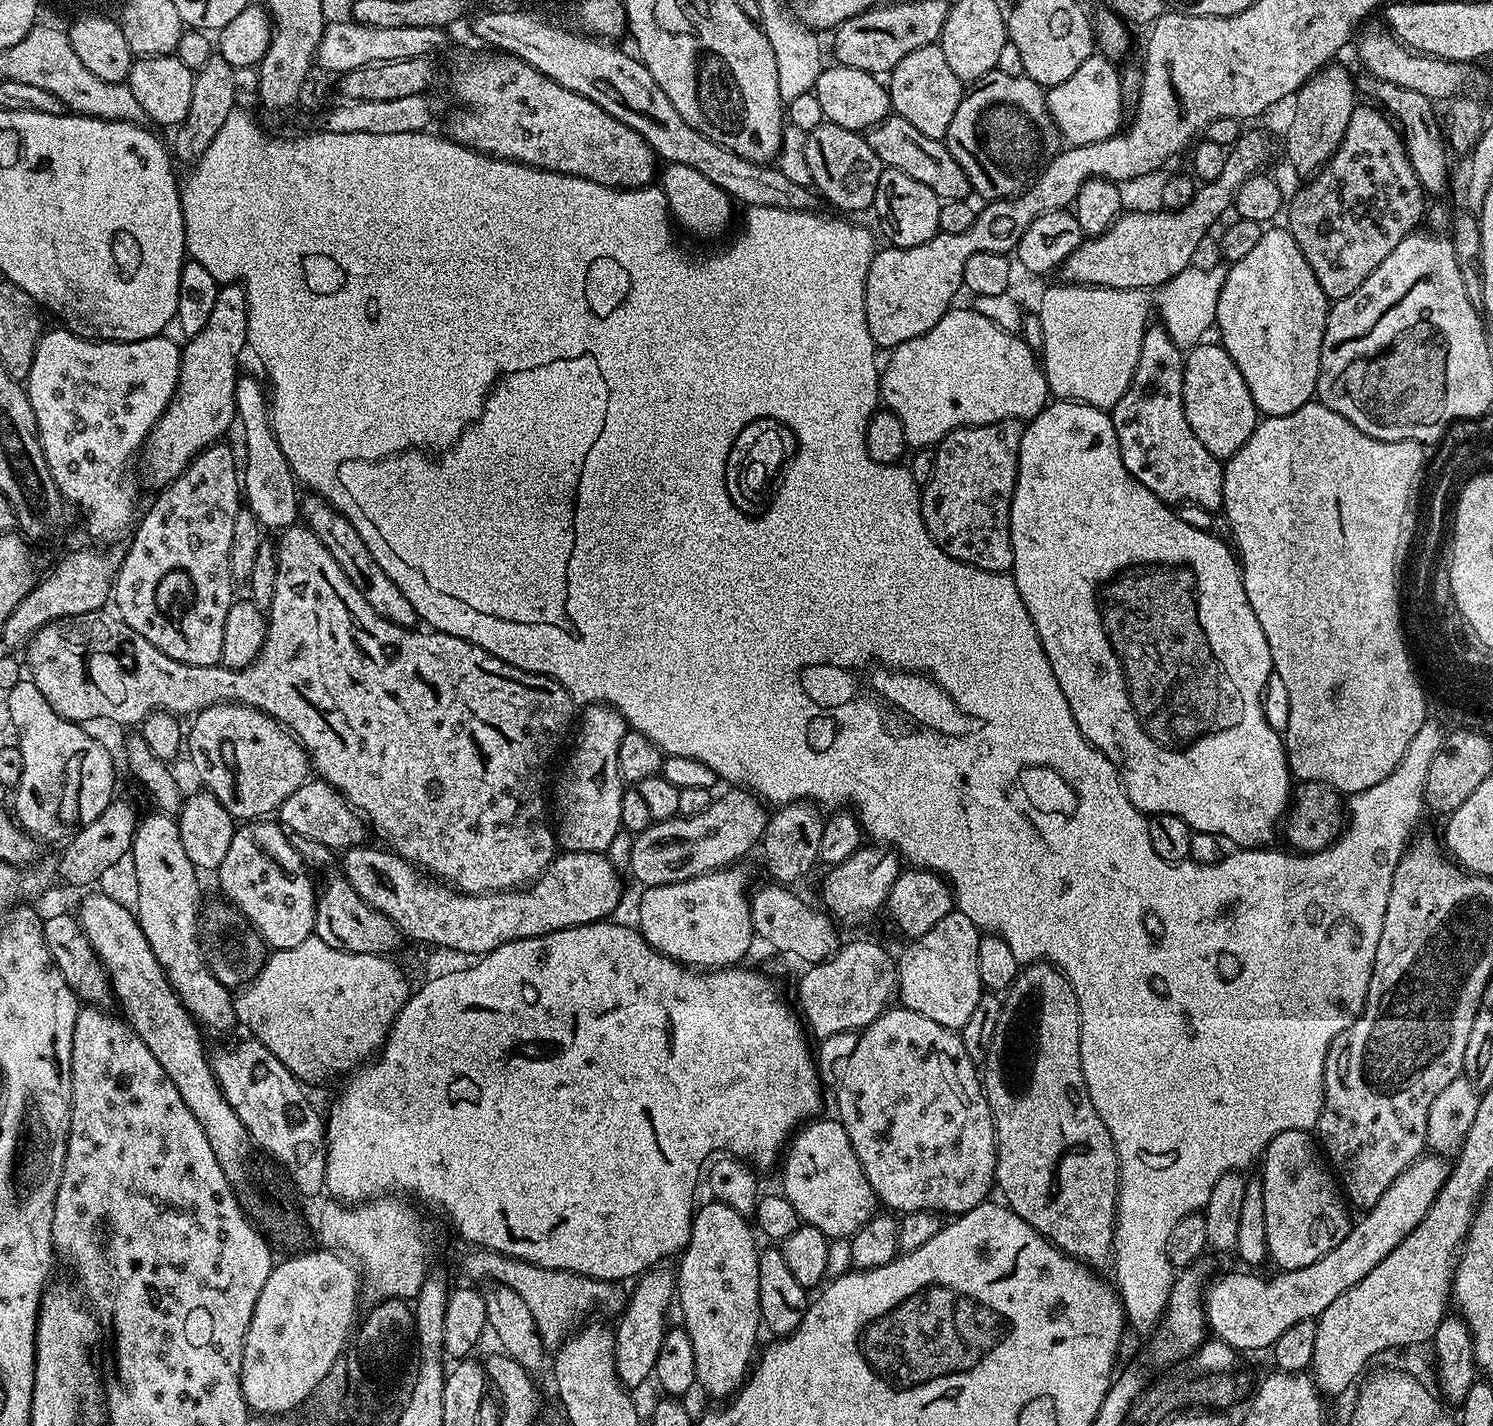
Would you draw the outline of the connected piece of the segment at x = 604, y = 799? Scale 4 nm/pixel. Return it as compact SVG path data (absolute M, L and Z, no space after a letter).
M590 704L587 705L587 707L585 707L581 712L584 713L582 713L581 716L579 713L578 716L578 727L575 729L575 732L577 731L576 741L573 742L572 753L569 754L568 761L565 762L564 769L562 769L560 772L560 785L558 785L556 788L556 808L558 811L560 811L557 816L556 813L554 816L554 831L556 833L556 842L557 845L559 845L559 847L566 852L607 853L610 842L613 841L614 836L618 834L620 829L622 829L622 798L626 789L626 782L622 777L620 777L620 771L618 770L618 746L622 746L622 738L625 736L625 734L629 732L630 729L628 724L624 720L624 715L622 715L622 713L618 709L611 708L611 706L608 704Z

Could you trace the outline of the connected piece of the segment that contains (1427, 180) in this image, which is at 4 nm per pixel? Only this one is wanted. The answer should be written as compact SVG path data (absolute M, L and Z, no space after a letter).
M1364 76L1359 79L1358 88L1361 93L1374 98L1385 111L1392 115L1399 124L1401 135L1404 138L1405 148L1411 165L1414 166L1418 180L1425 188L1425 191L1432 196L1436 196L1436 180L1442 180L1442 174L1450 172L1448 164L1448 148L1440 125L1434 114L1433 101L1428 96L1419 94L1418 91L1410 90L1406 87L1394 86L1385 80L1376 77Z

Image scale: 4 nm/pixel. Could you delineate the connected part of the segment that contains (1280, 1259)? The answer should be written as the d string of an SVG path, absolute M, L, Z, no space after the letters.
M1286 1130L1268 1143L1262 1157L1267 1255L1276 1259L1275 1267L1280 1270L1318 1262L1318 1258L1334 1250L1334 1246L1346 1238L1350 1227L1349 1209L1338 1181L1317 1141L1310 1137L1308 1132Z

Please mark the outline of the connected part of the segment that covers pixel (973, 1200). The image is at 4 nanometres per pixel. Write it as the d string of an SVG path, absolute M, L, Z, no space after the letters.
M903 1006L889 1007L880 1017L855 1037L856 1045L844 1064L844 1073L840 1076L840 1085L836 1088L836 1112L840 1125L846 1130L854 1146L854 1154L860 1160L862 1170L874 1190L877 1201L885 1209L896 1214L905 1212L939 1212L941 1214L959 1214L969 1212L989 1199L988 1191L993 1191L996 1182L996 1123L992 1121L992 1107L984 1095L984 1085L978 1075L977 1065L966 1052L961 1037L955 1031L934 1022L925 1015Z

